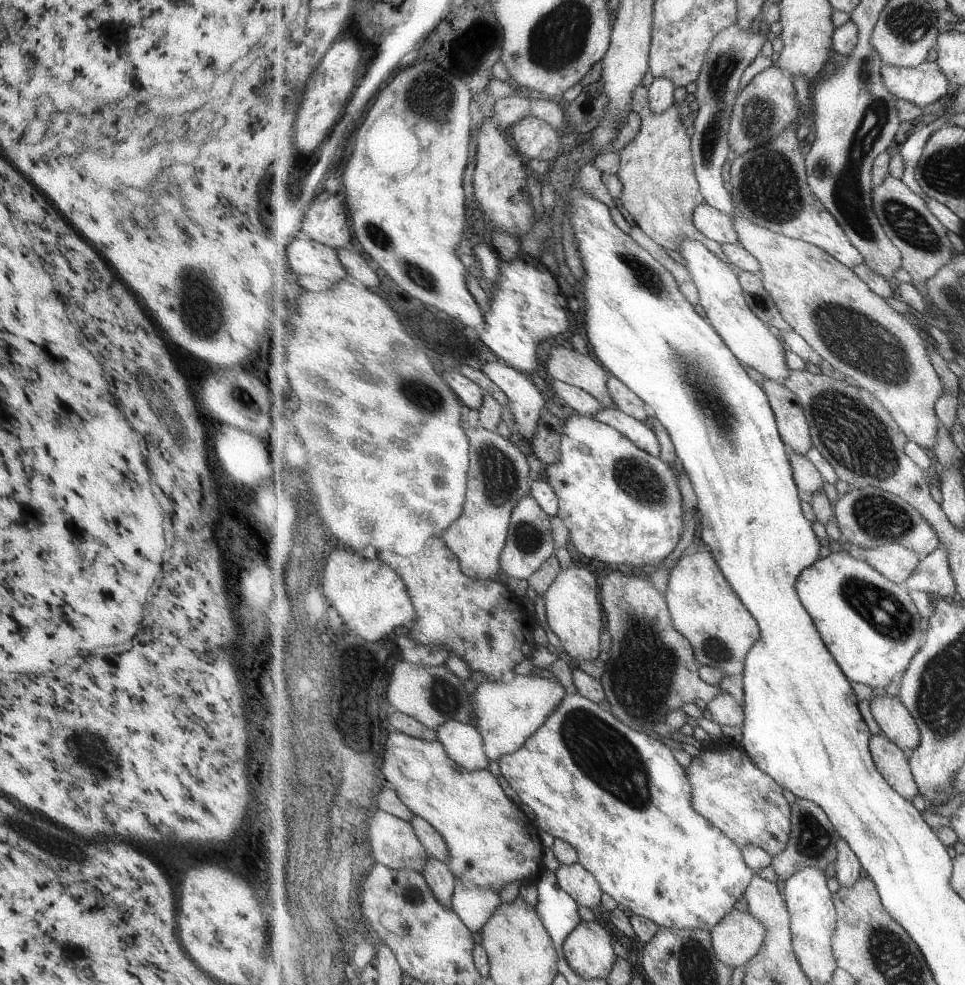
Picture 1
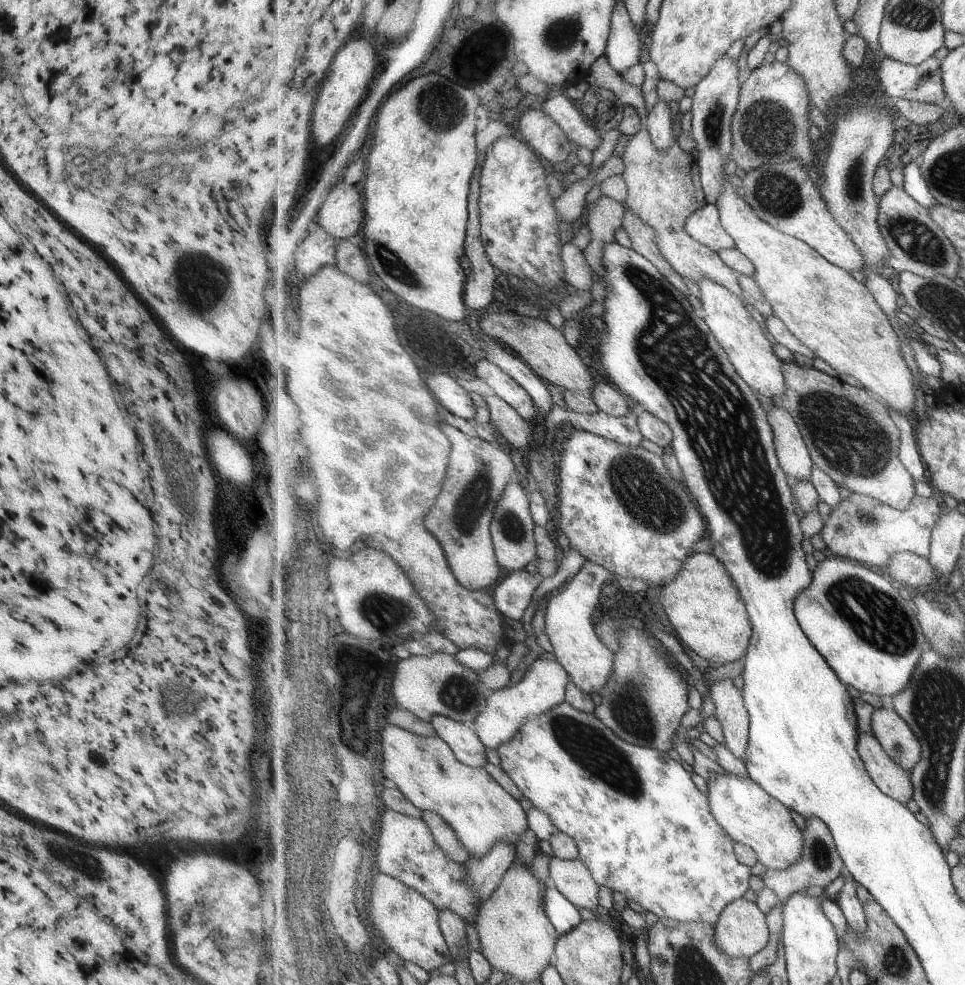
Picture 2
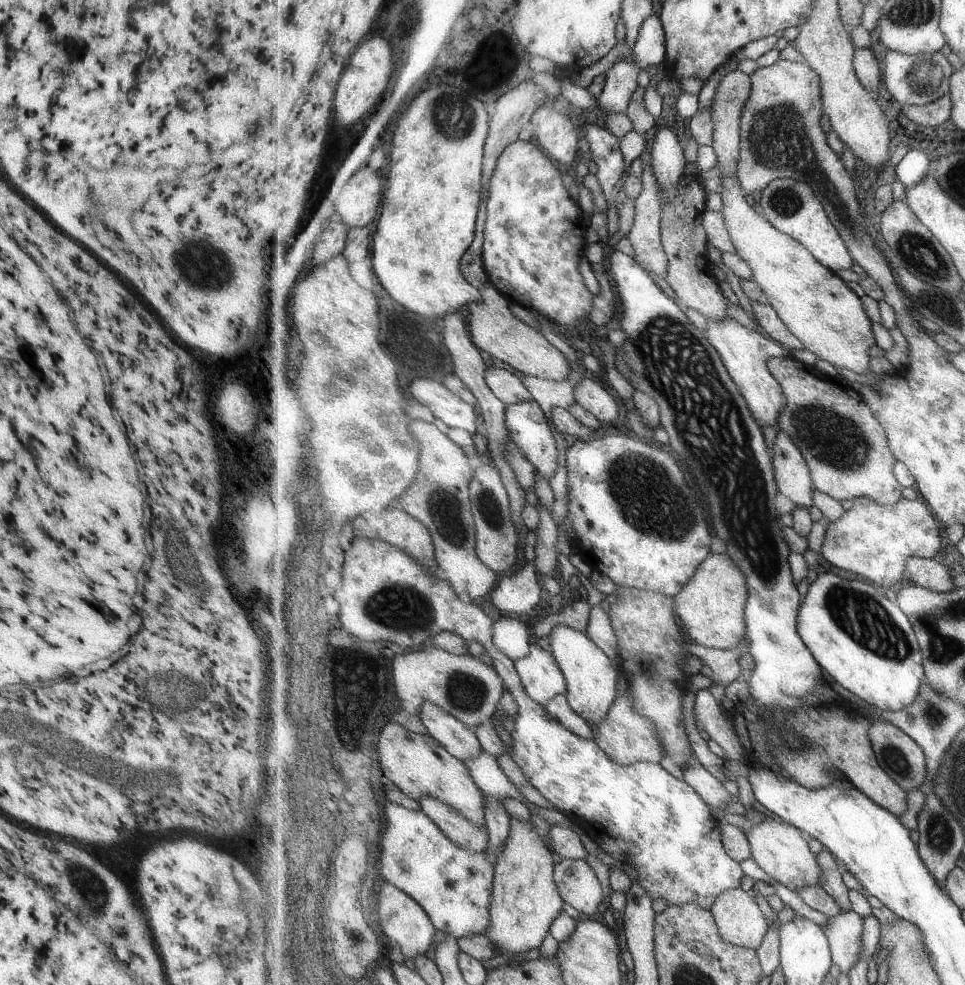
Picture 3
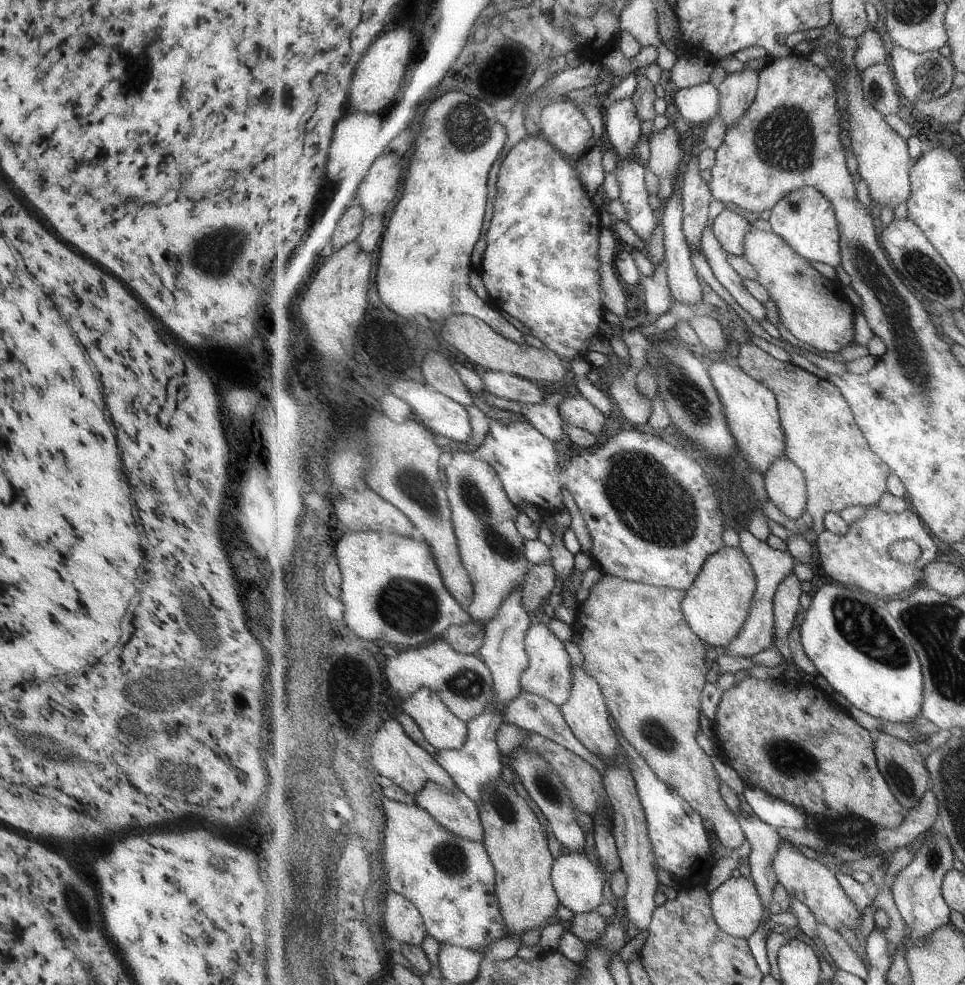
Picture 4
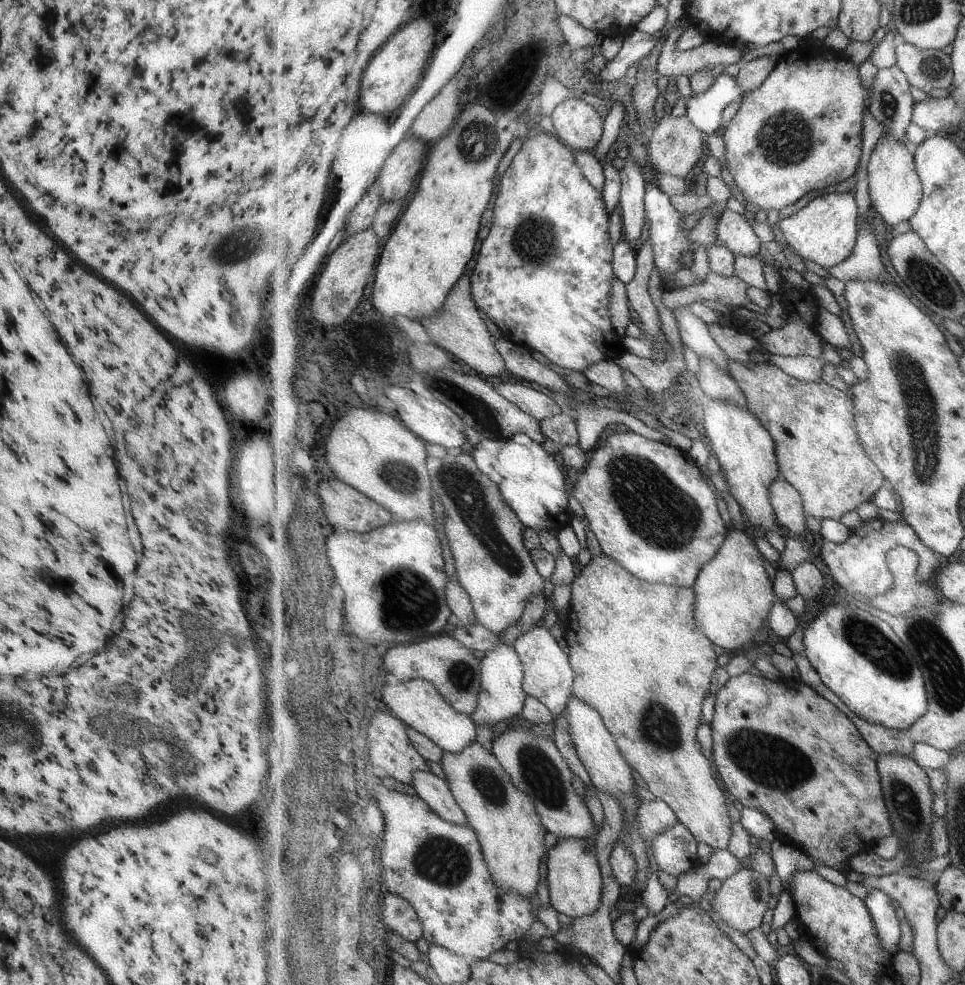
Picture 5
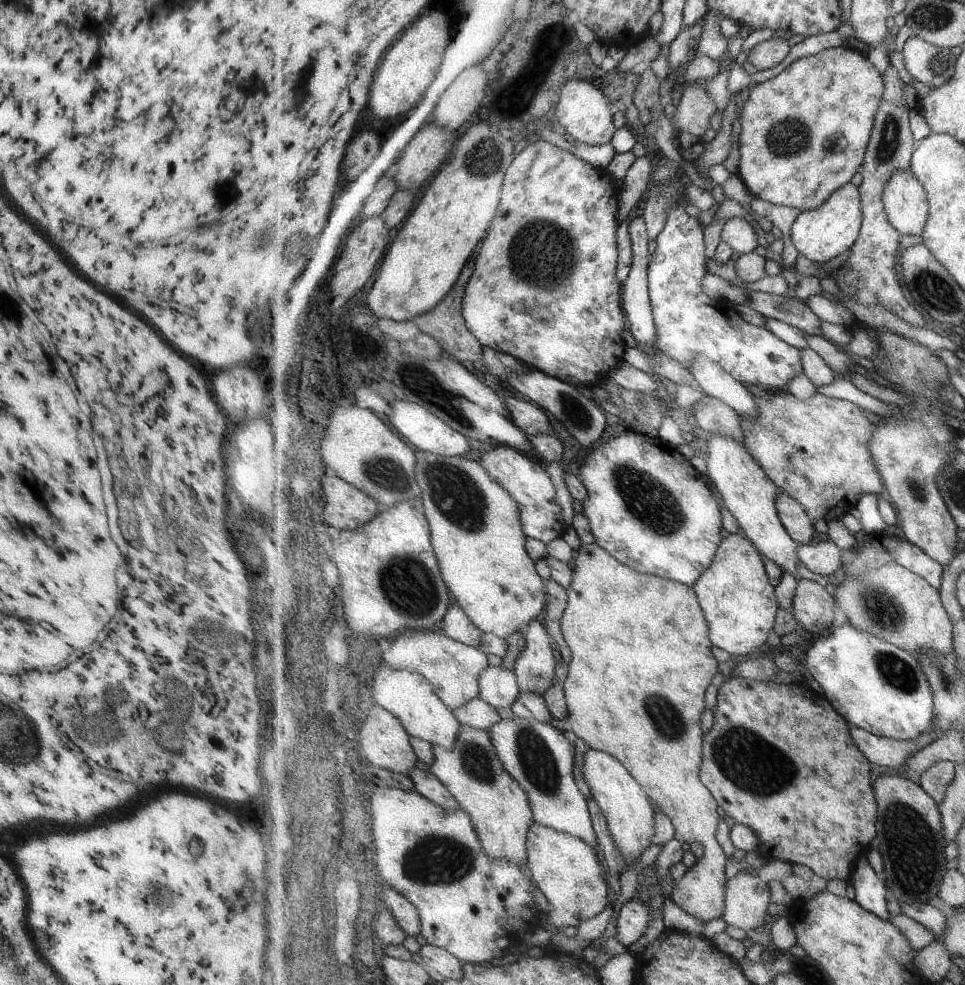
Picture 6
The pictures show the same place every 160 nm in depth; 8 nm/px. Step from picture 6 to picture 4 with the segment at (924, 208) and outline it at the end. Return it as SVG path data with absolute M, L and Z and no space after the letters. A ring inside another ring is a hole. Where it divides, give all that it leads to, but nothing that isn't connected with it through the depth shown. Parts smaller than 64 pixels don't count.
M856 66L846 74L847 107L844 111L850 114L849 135L852 152L857 158L858 174L867 181L871 196L880 206L892 207L907 203L912 196L912 165L908 141L885 122L881 114L865 98L861 73Z

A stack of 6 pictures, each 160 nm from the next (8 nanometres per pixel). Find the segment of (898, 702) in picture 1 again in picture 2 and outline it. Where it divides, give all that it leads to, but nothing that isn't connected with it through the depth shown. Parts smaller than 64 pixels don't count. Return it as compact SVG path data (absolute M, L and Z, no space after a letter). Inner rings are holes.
M875 709L871 726L889 756L912 772L922 759L922 744L911 725L895 709Z

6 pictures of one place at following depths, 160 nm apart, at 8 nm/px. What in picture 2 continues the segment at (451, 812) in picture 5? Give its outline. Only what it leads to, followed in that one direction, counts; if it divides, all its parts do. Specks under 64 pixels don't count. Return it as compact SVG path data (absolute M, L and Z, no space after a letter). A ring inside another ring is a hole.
M425 811L422 817L432 828L437 844L447 853L447 856L456 863L465 864L472 852L461 842L456 830L436 812Z

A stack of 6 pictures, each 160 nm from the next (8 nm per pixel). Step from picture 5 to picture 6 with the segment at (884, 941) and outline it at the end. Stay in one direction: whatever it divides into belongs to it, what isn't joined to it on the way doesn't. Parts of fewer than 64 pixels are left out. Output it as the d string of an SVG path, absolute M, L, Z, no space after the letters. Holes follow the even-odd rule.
M863 853L849 881L855 892L855 900L865 910L875 913L882 919L890 920L892 915L889 914L889 908L887 908L889 906L889 902L887 902L889 890L886 882L877 876L877 872L873 870L873 866L869 864L869 860Z

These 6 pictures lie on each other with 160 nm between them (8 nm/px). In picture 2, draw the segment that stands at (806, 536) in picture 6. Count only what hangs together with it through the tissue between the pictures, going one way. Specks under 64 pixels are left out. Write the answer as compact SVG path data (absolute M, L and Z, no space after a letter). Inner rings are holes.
M773 406L768 414L774 436L776 451L787 476L791 481L809 481L812 478L815 463L808 444L789 409Z

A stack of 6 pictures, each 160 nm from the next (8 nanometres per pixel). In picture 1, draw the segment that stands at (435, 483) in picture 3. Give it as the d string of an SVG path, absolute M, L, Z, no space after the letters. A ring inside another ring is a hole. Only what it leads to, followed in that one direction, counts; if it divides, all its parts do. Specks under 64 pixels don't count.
M467 429L470 438L470 470L465 510L441 537L459 557L462 571L474 579L489 579L502 569L500 556L508 539L513 509L531 494L531 466L527 456L499 433L486 429Z

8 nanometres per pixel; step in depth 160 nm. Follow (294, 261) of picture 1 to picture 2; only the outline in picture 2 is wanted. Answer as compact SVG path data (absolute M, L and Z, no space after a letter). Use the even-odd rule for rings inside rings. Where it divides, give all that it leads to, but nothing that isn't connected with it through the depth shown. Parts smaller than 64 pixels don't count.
M312 227L301 248L296 250L296 272L301 272L303 279L307 279L317 274L324 266L337 265L338 243L339 240L327 232L325 227Z

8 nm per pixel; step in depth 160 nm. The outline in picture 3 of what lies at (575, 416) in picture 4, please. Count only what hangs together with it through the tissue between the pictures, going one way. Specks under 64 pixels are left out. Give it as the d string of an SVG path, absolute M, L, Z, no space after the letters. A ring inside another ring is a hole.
M583 378L575 388L575 396L577 396L577 404L581 404L585 410L595 414L605 427L621 414L617 400L607 392L606 388L591 378Z

